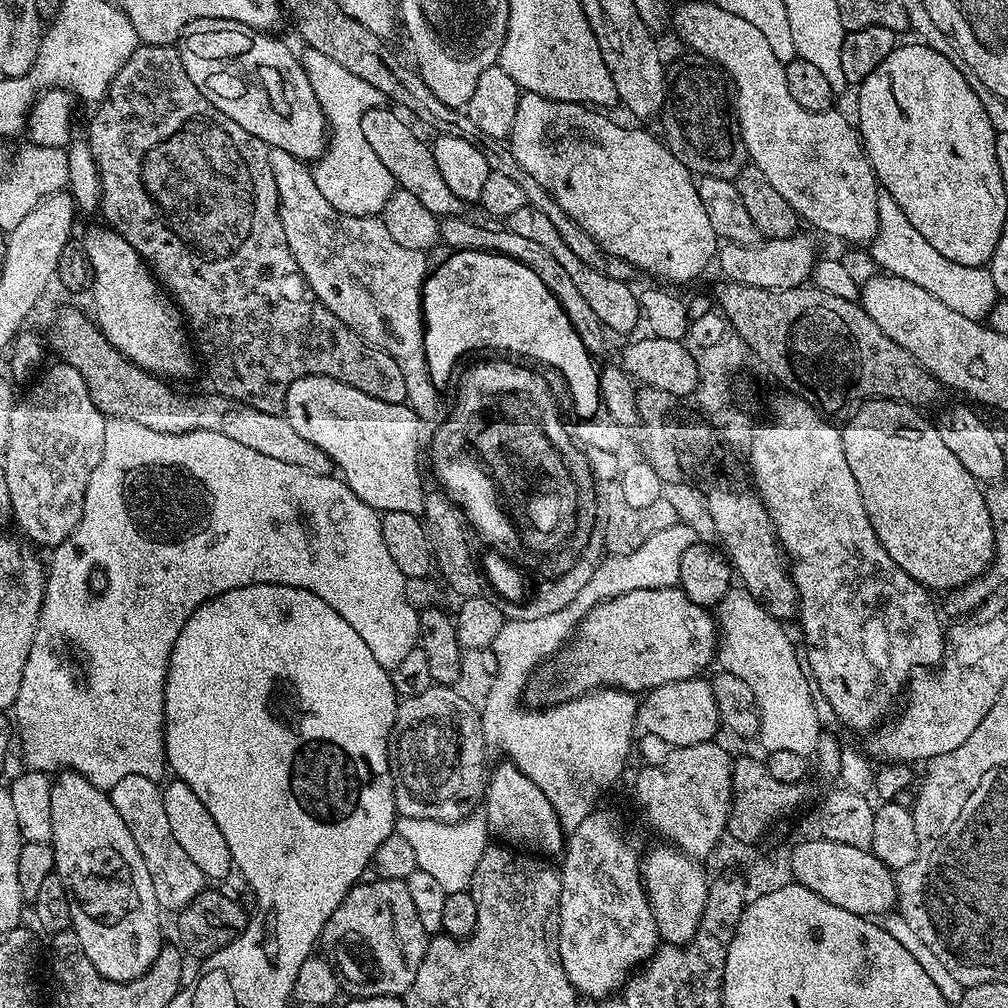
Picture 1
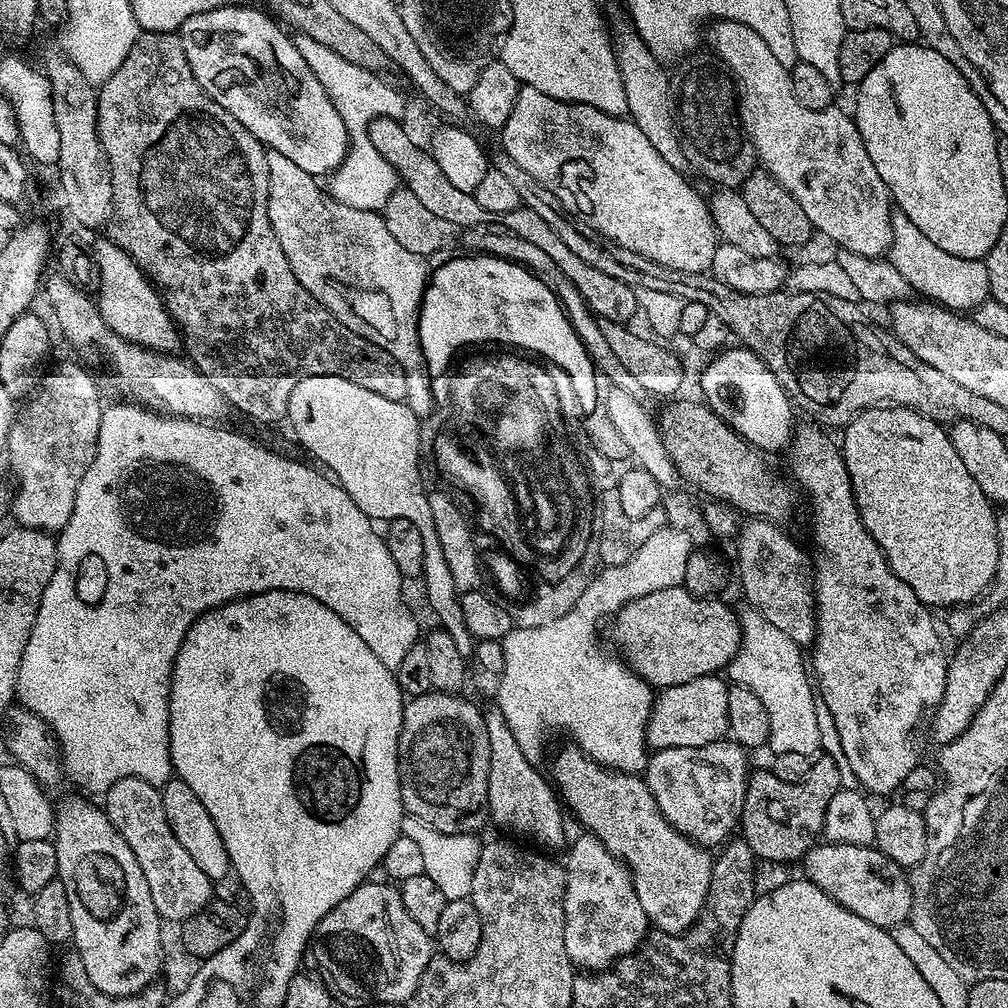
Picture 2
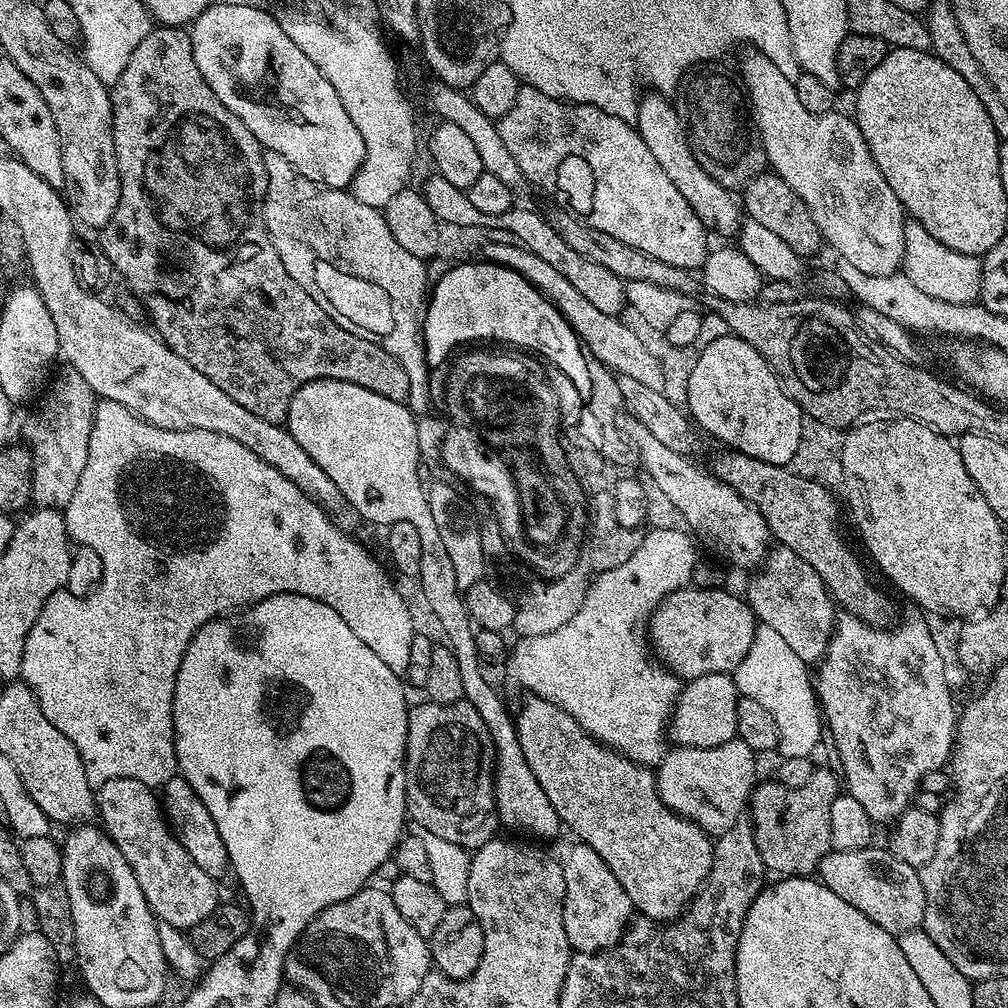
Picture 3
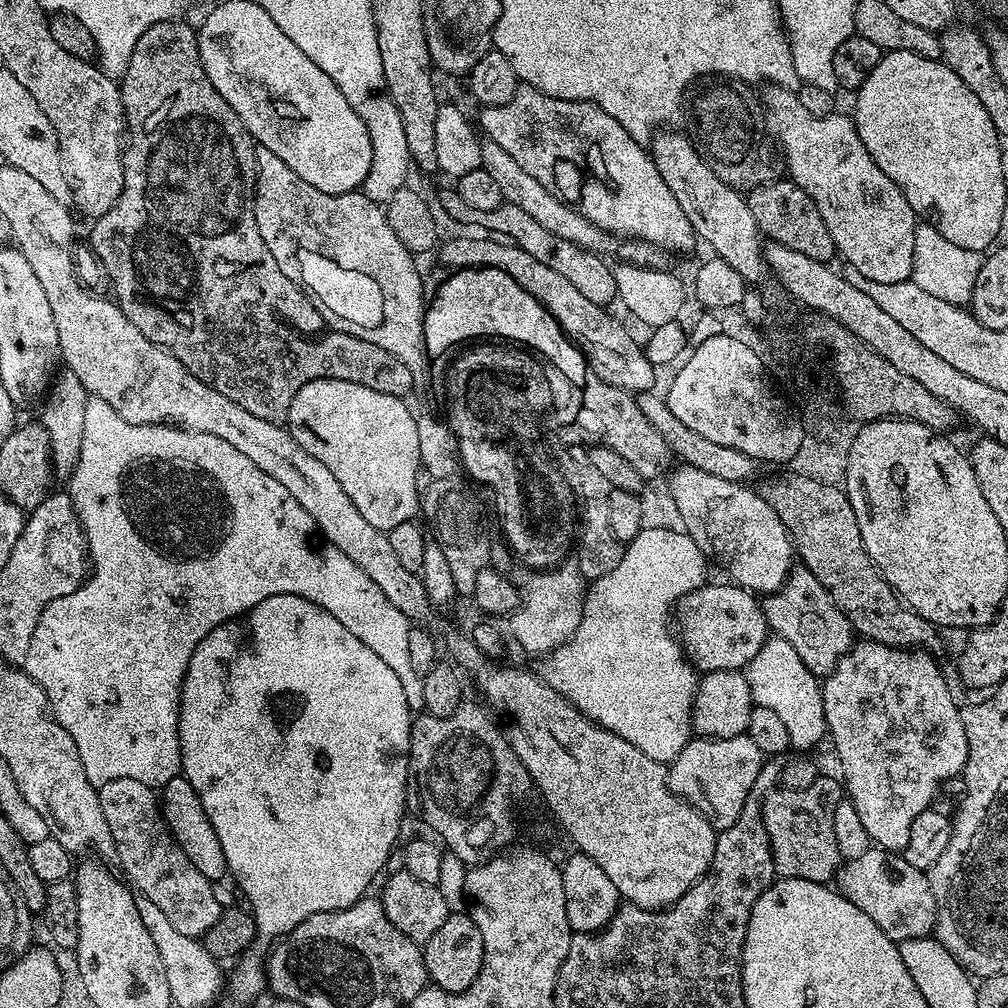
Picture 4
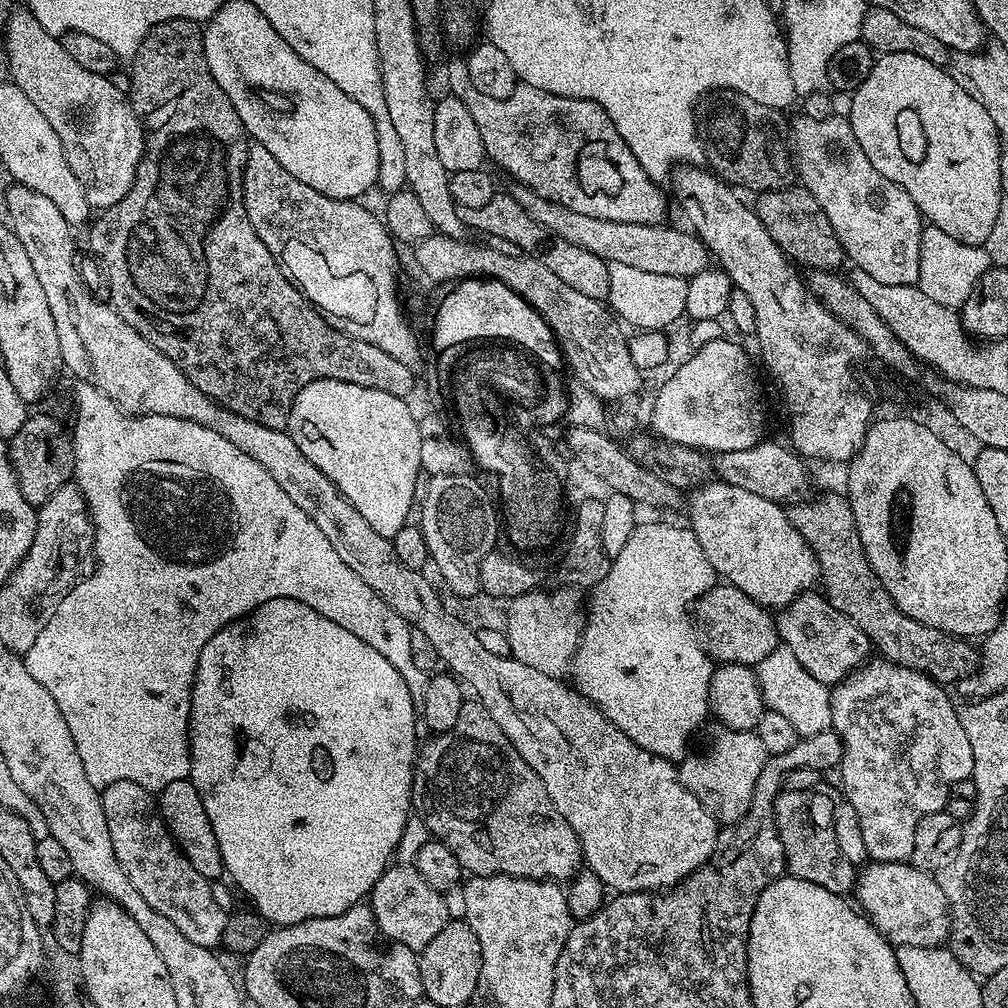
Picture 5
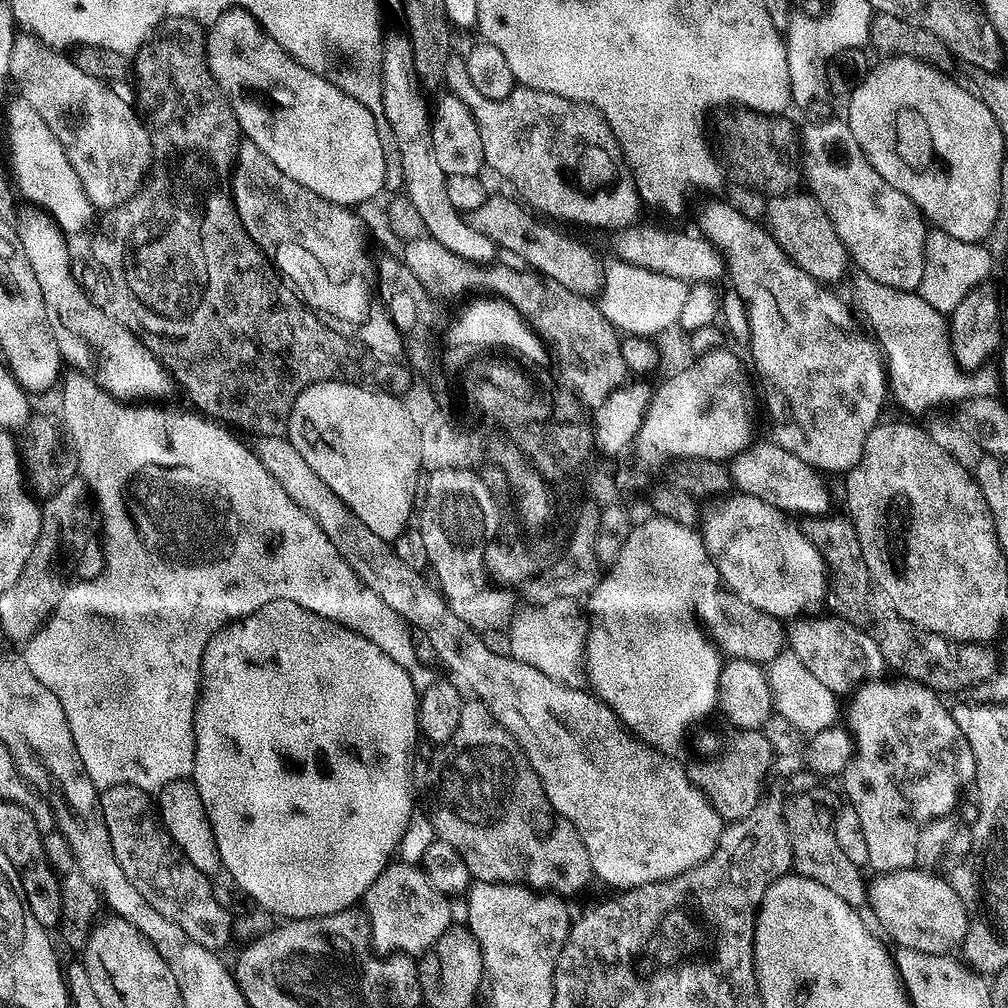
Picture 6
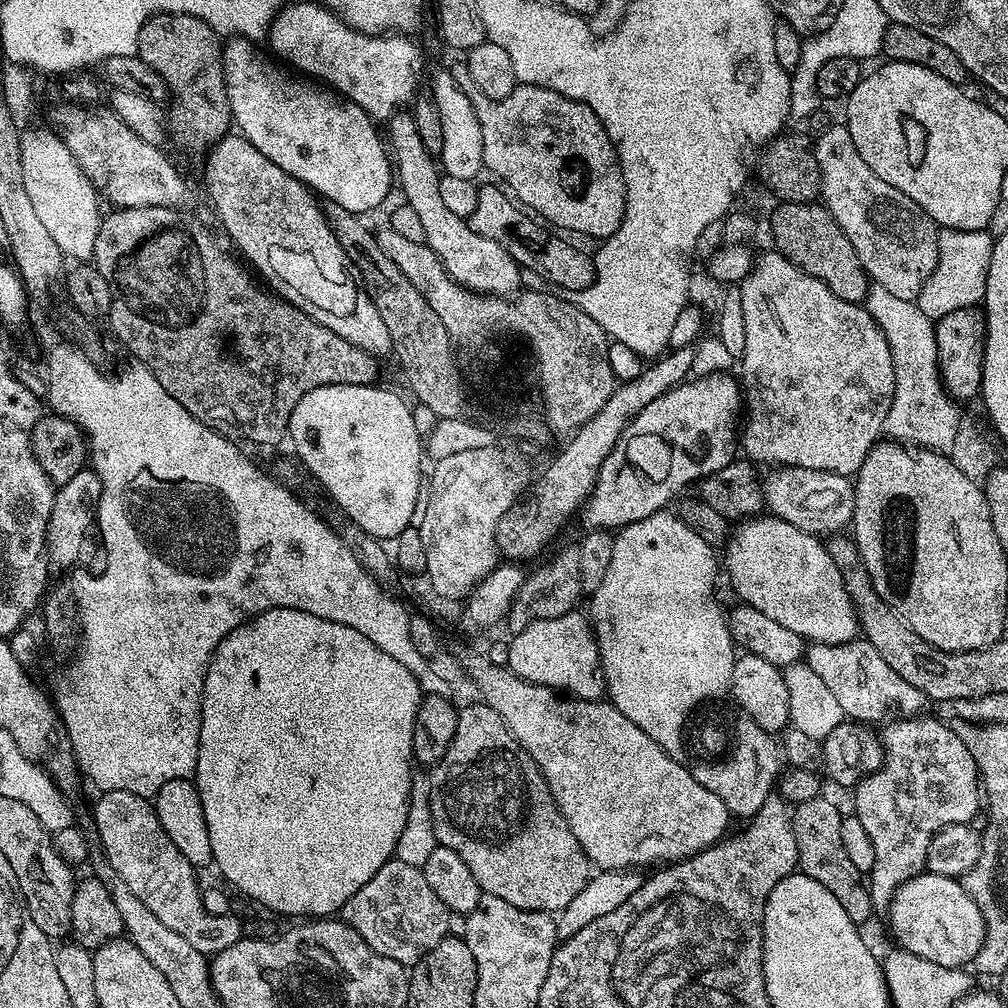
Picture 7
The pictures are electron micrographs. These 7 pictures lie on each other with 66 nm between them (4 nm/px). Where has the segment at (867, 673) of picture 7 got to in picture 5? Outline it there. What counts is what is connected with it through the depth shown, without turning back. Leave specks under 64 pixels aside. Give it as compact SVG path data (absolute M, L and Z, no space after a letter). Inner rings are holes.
M814 591L800 592L795 600L779 609L778 615L775 617L776 634L782 641L783 647L794 650L794 658L798 658L798 662L802 662L802 666L806 666L806 670L810 670L810 674L814 674L814 678L818 678L818 682L835 686L844 680L852 669L860 667L869 659L870 645L866 634L862 634L862 630L858 630L858 626L854 626L854 622L850 622L850 618L846 618L846 614L834 610L834 606L829 602L827 596L819 591L816 591L817 593Z

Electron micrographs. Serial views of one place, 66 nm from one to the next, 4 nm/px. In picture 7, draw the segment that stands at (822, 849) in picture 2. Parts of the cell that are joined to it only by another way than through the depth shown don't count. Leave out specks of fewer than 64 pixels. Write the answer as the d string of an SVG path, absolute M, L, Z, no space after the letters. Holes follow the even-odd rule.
M927 870L921 872L919 876L910 878L896 889L886 919L892 923L892 936L896 939L893 941L899 947L906 949L910 954L918 954L918 958L926 958L926 962L938 962L938 966L947 968L964 968L971 965L978 950L982 950L984 936L988 933L982 911L964 889L961 881L954 876L943 876Z

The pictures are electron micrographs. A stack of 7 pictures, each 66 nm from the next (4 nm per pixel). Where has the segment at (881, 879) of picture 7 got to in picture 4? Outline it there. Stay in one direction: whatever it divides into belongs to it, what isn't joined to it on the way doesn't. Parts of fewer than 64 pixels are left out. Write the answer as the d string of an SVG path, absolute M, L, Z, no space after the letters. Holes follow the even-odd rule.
M861 639L859 642L853 643L852 649L837 662L832 673L823 677L820 689L824 699L824 717L828 723L827 735L830 740L832 736L832 744L836 747L836 756L840 759L841 774L839 773L839 775L842 777L847 799L851 800L858 810L858 818L862 818L862 827L866 829L866 834L871 838L873 845L883 848L886 852L903 853L906 842L910 838L910 826L914 822L914 818L918 818L918 814L922 814L927 808L933 807L932 799L935 798L940 784L954 779L955 776L957 779L963 773L964 763L968 757L968 743L966 742L961 705L956 705L956 700L952 697L952 692L948 689L948 684L944 681L939 666L928 656L931 655L924 650L891 648L873 640Z

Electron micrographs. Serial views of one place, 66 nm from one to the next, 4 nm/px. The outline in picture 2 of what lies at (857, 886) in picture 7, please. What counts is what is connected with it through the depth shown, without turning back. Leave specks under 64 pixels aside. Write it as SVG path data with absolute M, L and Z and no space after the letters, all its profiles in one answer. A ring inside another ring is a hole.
M823 756L813 763L808 778L797 784L784 784L782 778L770 770L753 771L749 775L738 832L750 846L753 856L761 861L773 860L776 864L788 864L791 860L800 862L821 839L826 806L830 806L830 798L842 787L836 756Z

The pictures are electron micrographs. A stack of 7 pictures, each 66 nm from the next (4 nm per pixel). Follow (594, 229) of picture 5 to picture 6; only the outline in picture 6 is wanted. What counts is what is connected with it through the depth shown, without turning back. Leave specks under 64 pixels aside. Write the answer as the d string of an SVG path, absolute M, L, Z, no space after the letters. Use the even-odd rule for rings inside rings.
M617 228L611 233L612 248L617 257L623 258L651 272L678 278L689 285L716 282L726 272L724 256L699 231L674 232L668 228Z

